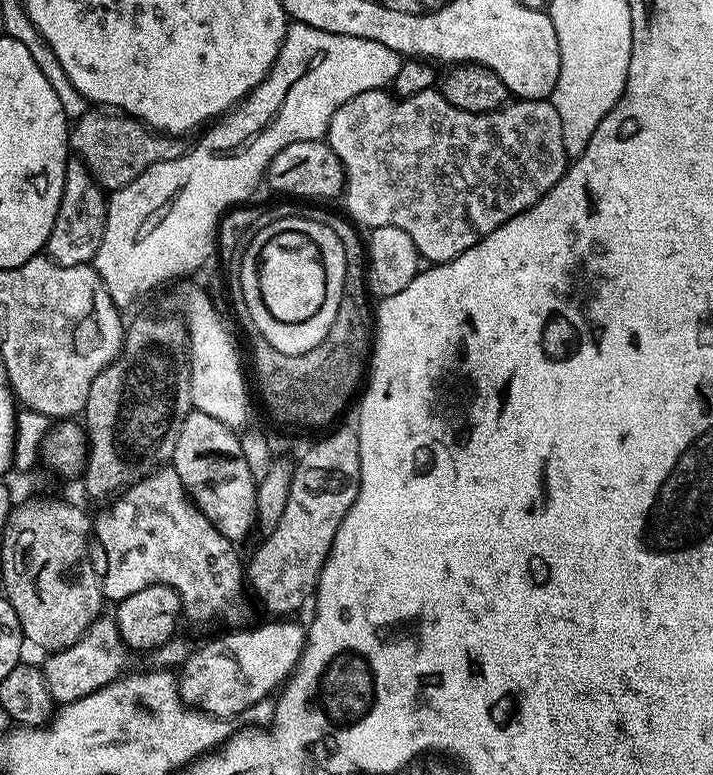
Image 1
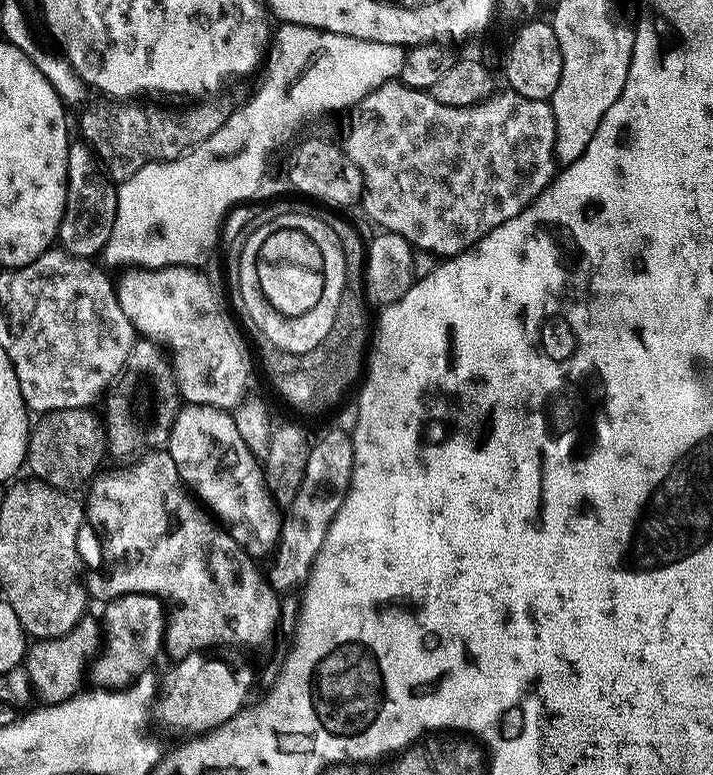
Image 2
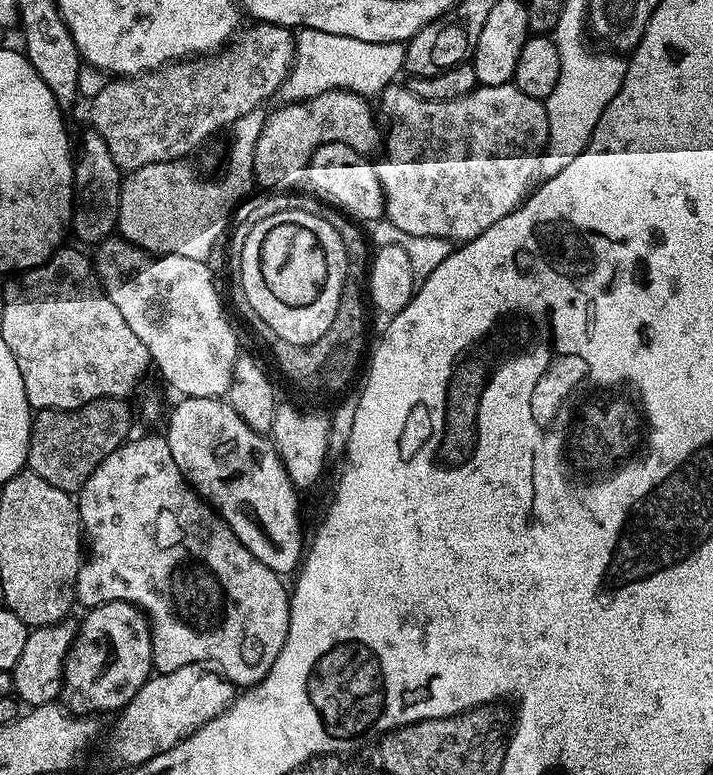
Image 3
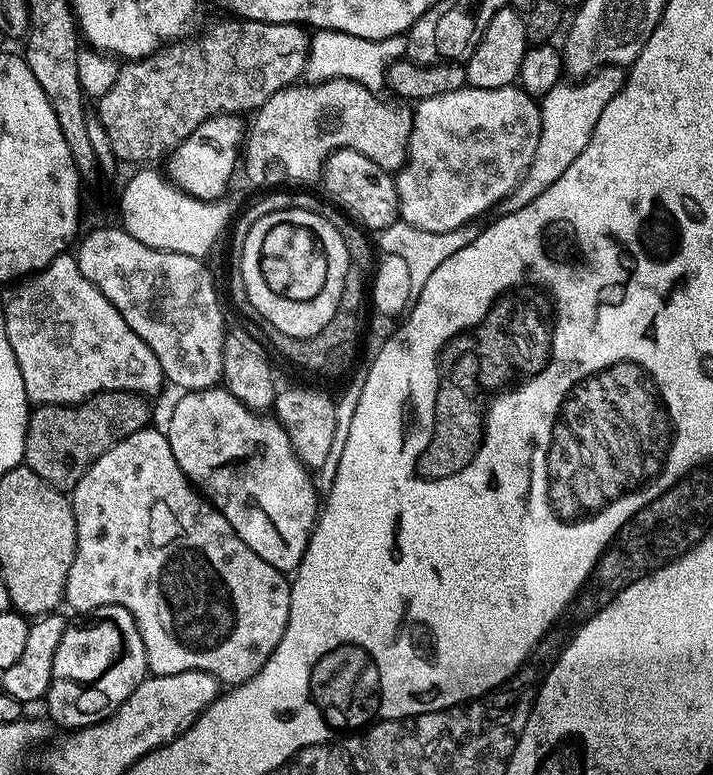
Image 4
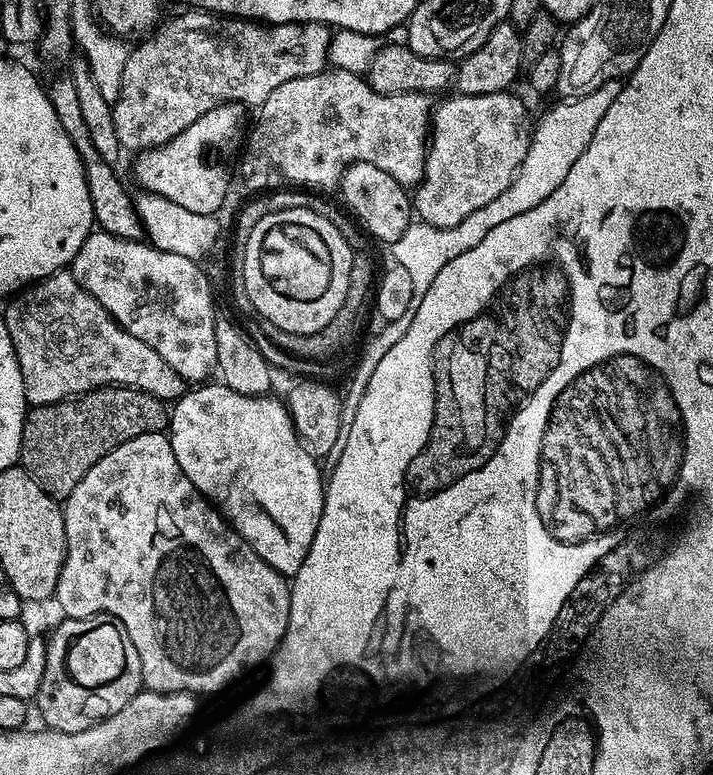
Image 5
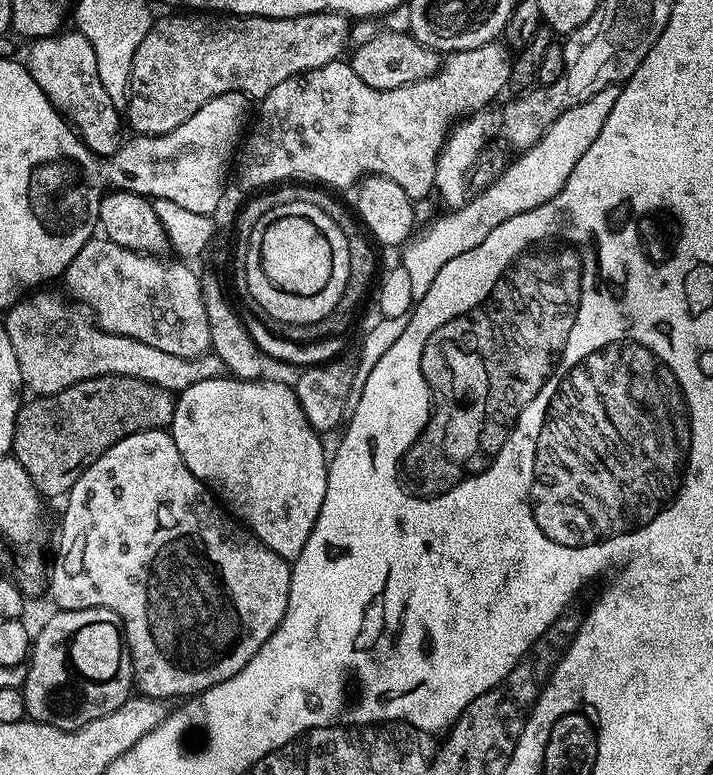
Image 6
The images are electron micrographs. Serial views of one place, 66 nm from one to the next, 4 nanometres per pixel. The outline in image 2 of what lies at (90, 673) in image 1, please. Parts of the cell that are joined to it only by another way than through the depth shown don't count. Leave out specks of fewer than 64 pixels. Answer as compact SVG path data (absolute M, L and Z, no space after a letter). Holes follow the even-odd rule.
M91 618L81 620L74 626L74 630L59 636L56 640L36 640L26 653L26 667L35 699L41 705L61 704L71 696L77 695L85 687L86 673L97 659L101 648L102 630L97 621L95 624ZM88 663L90 663L89 668ZM84 671L86 671L85 676Z

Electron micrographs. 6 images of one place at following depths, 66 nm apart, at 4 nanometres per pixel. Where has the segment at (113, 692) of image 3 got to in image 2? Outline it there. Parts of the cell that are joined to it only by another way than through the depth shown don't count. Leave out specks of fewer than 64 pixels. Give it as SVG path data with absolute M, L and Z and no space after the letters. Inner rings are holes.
M126 594L116 600L105 603L104 622L102 620L102 655L91 673L90 680L93 685L104 690L119 690L128 687L137 676L143 676L156 660L156 655L161 655L164 646L164 625L166 623L166 605L164 601L150 594Z

